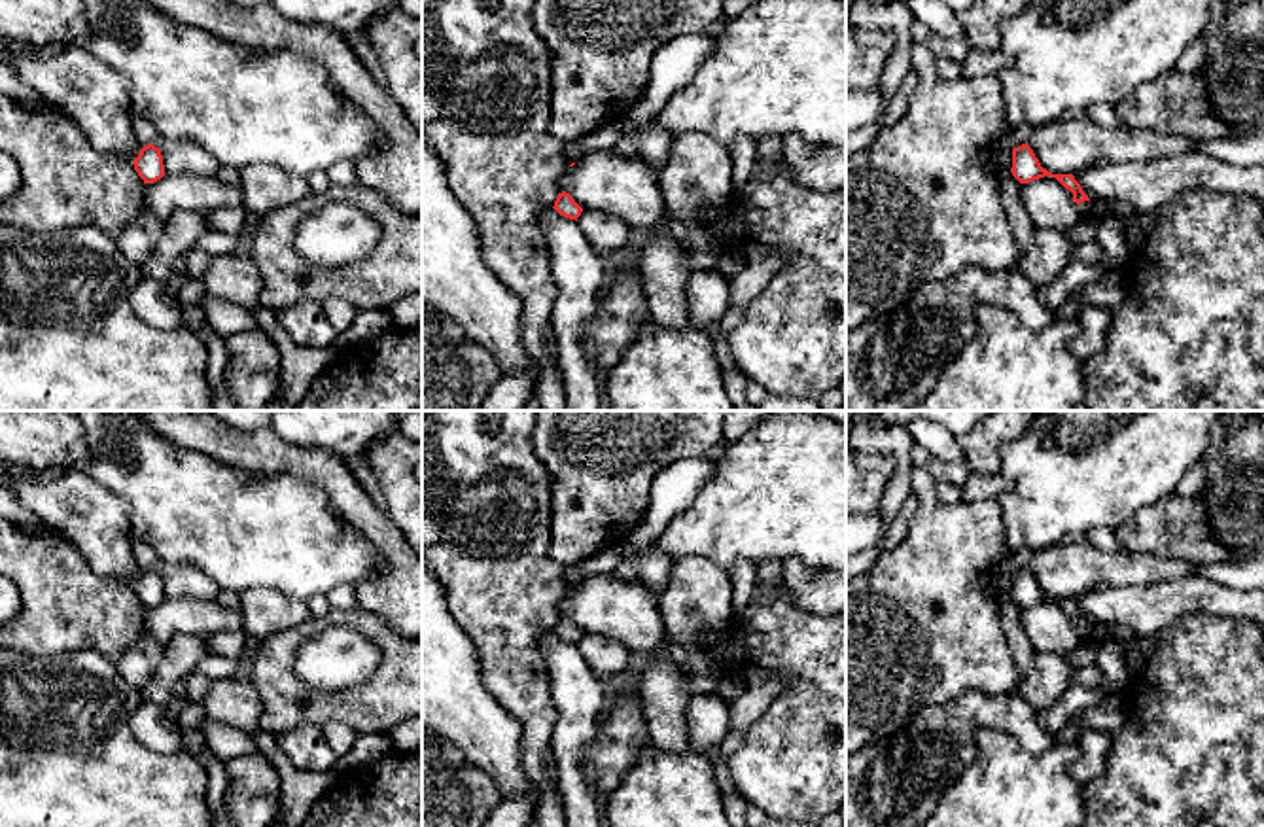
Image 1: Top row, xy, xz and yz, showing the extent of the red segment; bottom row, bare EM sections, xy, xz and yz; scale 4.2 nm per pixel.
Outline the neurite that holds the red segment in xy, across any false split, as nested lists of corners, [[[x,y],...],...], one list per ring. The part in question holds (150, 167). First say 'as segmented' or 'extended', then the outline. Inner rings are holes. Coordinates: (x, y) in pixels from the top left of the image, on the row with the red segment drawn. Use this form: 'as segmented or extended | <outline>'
as segmented | [[[153,144],[144,146],[132,165],[144,184],[153,184],[165,176],[161,150]]]

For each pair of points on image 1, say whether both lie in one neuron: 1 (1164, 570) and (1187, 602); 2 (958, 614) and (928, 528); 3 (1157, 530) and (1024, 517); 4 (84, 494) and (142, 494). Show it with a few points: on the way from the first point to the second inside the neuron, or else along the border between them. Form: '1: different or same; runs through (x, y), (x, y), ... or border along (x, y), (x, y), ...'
1: different; border along (1193, 574), (1181, 580), (1128, 585)
2: same; runs through (943, 593), (943, 549)
3: different; border along (1157, 500), (1140, 508), (1113, 530)
4: different; border along (82, 468), (127, 506), (131, 528)

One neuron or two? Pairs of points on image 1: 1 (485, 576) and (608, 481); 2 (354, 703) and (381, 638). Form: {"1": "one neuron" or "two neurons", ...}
{"1": "two neurons", "2": "one neuron"}

